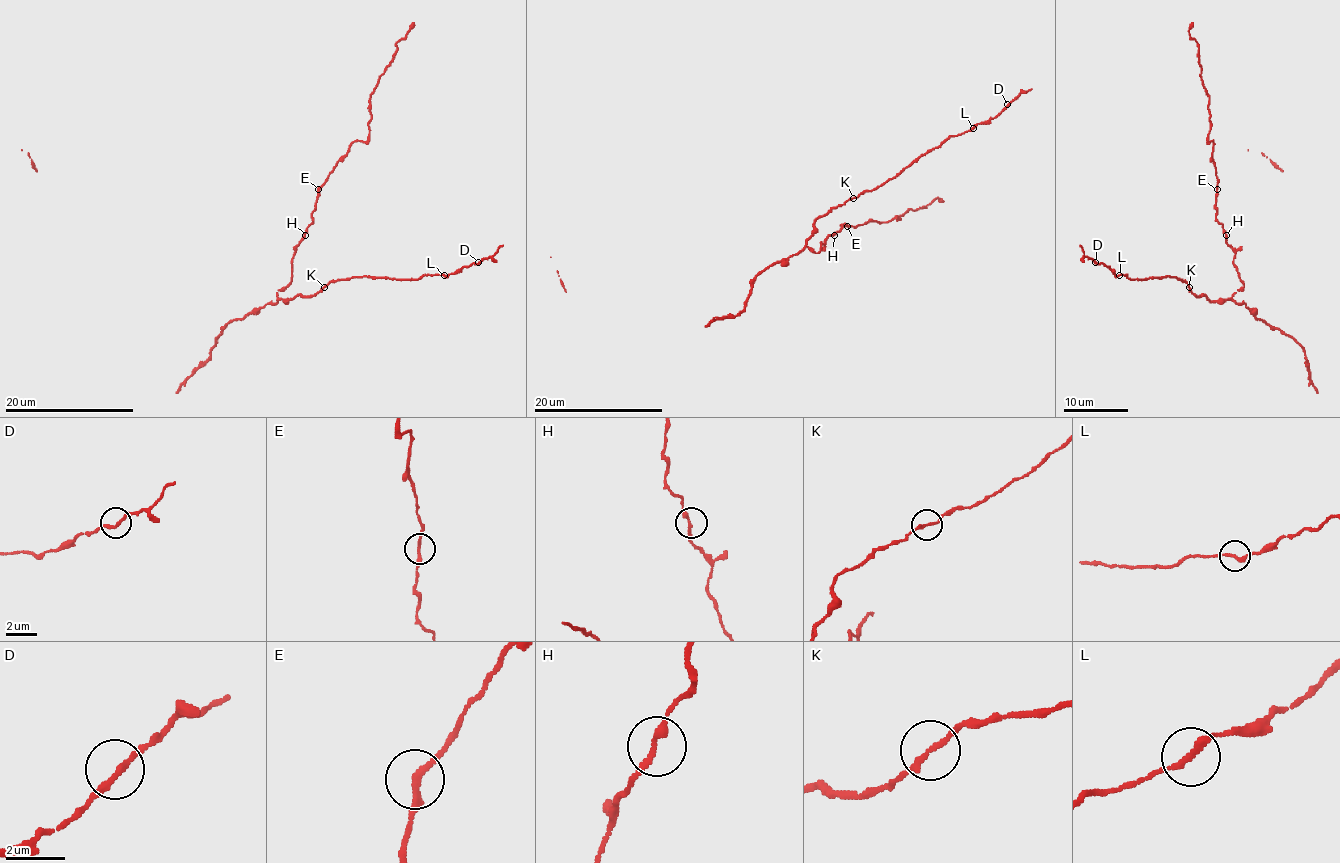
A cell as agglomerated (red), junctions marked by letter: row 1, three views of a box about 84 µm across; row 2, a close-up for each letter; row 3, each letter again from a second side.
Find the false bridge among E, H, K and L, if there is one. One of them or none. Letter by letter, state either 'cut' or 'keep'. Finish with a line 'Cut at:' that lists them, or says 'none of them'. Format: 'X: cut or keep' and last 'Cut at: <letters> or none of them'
E: keep
H: keep
K: keep
L: cut
Cut at: L

